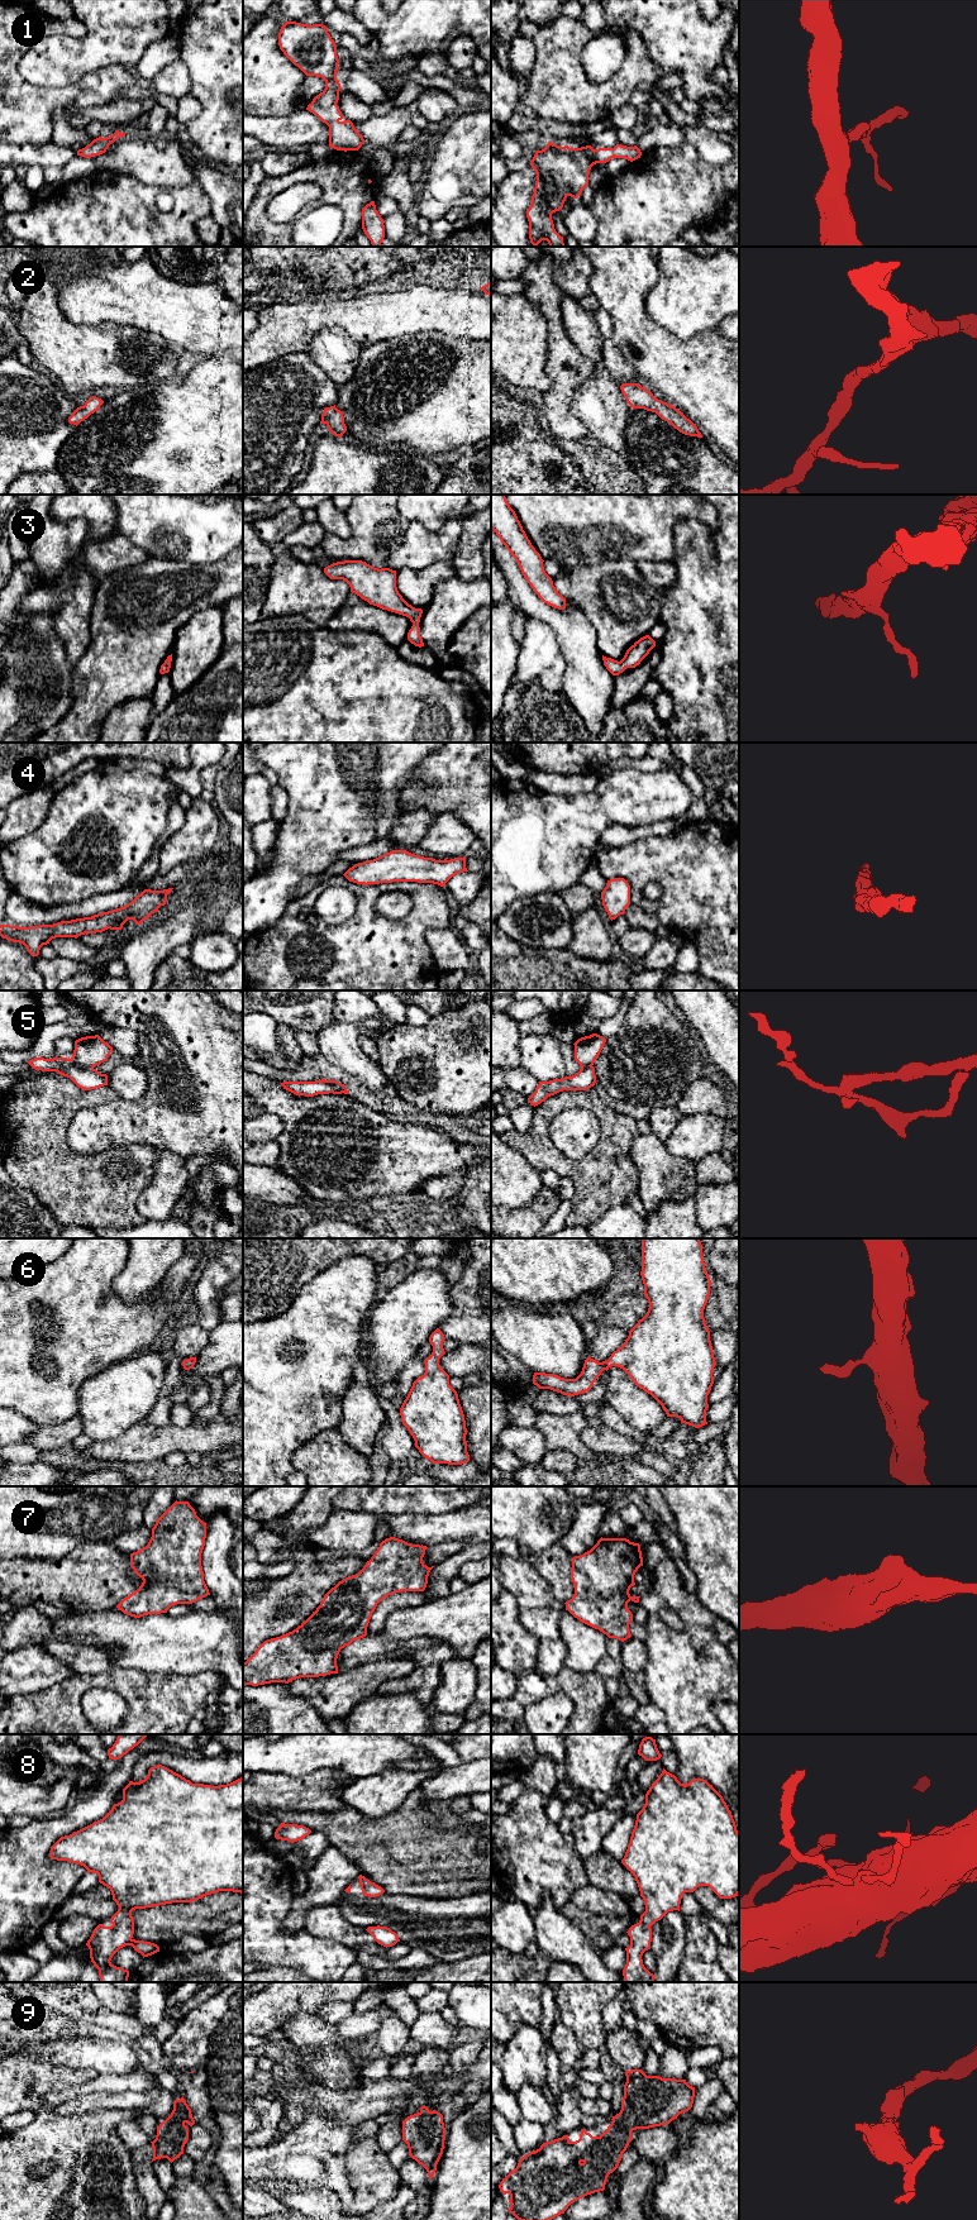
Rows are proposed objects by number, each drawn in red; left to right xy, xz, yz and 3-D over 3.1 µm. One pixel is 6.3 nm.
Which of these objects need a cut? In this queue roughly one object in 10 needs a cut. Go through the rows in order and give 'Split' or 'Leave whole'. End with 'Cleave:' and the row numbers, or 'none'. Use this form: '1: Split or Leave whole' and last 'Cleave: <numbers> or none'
1: Leave whole
2: Leave whole
3: Leave whole
4: Leave whole
5: Split
6: Leave whole
7: Leave whole
8: Leave whole
9: Leave whole
Cleave: 5

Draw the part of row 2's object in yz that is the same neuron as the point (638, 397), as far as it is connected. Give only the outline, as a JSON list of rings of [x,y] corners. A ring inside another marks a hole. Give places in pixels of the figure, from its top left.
[[[623,383],[620,390],[630,407],[656,412],[662,420],[669,422],[680,433],[702,438],[696,424],[687,419],[678,409],[656,398],[650,391],[638,383]]]

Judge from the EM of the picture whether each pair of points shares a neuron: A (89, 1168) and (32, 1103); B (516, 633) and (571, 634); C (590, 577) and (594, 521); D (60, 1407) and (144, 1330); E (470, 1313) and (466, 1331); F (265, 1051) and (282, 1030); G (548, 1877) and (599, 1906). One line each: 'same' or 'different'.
A: same
B: different
C: different
D: same
E: same
F: different
G: different

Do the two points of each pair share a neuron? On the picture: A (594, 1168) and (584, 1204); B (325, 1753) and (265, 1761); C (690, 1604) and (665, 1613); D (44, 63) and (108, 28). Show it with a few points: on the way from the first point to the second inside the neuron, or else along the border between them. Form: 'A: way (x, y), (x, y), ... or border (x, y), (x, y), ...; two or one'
A: way (594, 1177), (592, 1196); one
B: way (310, 1753), (280, 1756); one
C: border (653, 1589), (682, 1622), (685, 1629); two
D: way (60, 61), (79, 57), (93, 43); one

